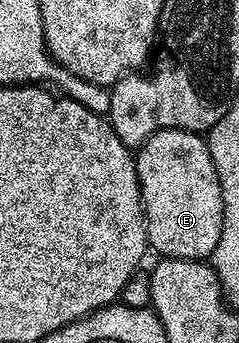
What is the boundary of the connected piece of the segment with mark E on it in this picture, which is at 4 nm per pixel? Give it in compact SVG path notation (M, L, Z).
M161 128L139 145L135 169L147 220L148 245L169 260L210 258L217 242L221 242L223 195L206 139L198 132Z

